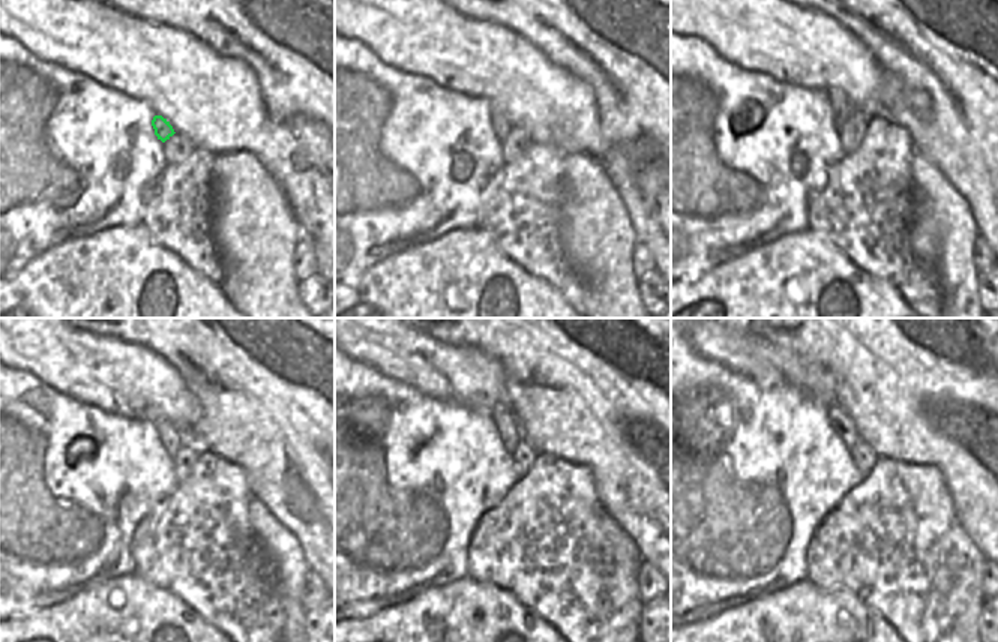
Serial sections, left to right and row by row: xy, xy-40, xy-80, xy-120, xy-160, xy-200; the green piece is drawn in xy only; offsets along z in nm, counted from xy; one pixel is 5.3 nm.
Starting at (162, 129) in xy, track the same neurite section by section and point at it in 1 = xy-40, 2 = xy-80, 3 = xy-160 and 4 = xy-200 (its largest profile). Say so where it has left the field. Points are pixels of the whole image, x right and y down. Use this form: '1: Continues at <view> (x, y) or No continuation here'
1: Continues at xy-40 (500, 126)
2: Continues at xy-80 (842, 110)
3: Continues at xy-160 (505, 422)
4: Continues at xy-200 (841, 423).

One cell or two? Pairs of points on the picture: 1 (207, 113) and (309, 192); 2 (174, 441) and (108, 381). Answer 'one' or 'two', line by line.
1: one
2: two

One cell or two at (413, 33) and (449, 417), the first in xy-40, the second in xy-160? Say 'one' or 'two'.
two

